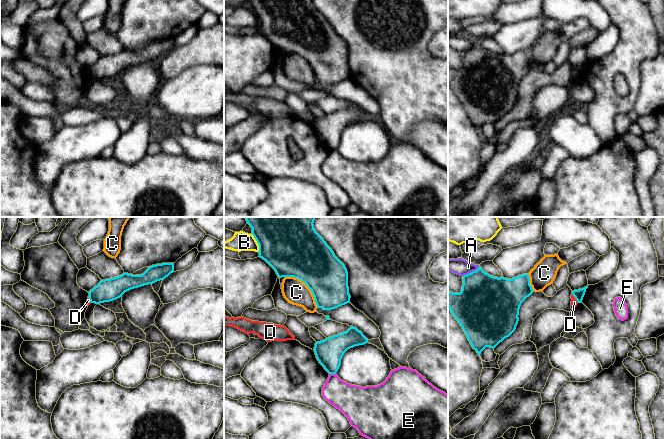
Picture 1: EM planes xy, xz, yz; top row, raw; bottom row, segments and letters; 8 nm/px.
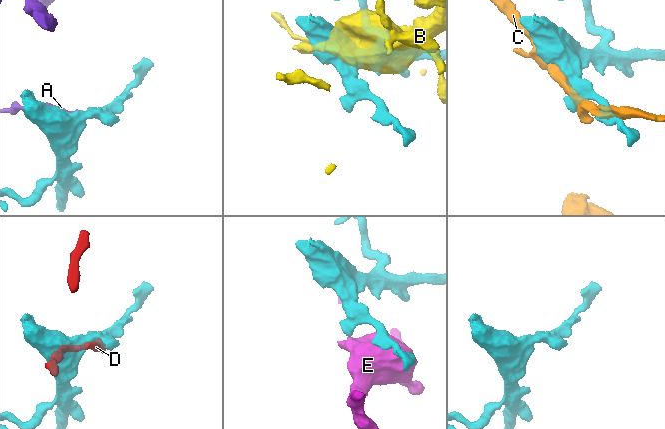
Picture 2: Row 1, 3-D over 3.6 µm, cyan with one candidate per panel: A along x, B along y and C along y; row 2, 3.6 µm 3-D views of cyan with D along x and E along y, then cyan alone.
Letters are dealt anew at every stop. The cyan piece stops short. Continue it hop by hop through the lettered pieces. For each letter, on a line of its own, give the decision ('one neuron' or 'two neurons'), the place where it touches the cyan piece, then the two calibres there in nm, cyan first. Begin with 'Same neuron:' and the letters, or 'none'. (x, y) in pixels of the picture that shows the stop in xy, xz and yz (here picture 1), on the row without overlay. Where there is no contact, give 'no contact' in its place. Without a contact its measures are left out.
Same neuron: none
A: two neurons; meets cyan in yz at (471, 48); 400 nm thick on the cyan side, 140 nm on the other
B: two neurons; meets cyan in xz at (257, 18); 400 nm thick on the cyan side, 160 nm on the other
C: two neurons; meets cyan in xz at (307, 62); 380 nm thick on the cyan side, 200 nm on the other
D: two neurons; meets cyan in yz at (575, 74); 80 nm thick on the cyan side, 50 nm on the other
E: two neurons; meets cyan in xz at (332, 149); 220 nm thick on the cyan side, 240 nm on the other

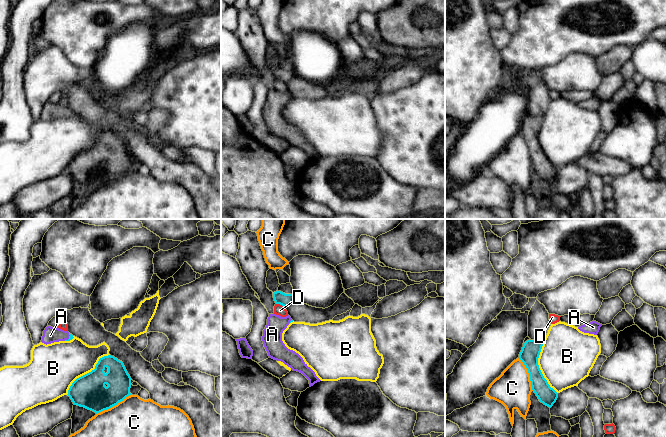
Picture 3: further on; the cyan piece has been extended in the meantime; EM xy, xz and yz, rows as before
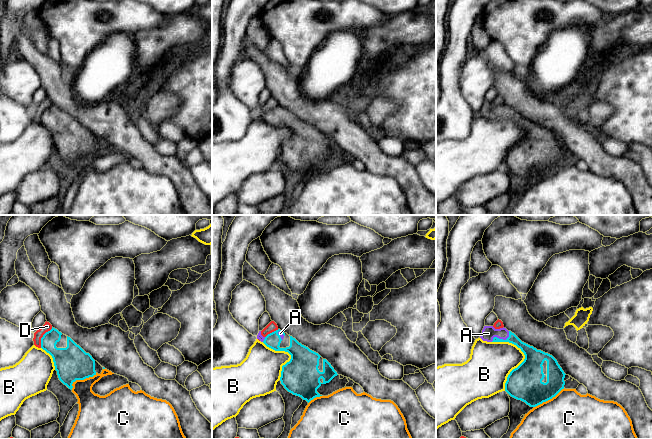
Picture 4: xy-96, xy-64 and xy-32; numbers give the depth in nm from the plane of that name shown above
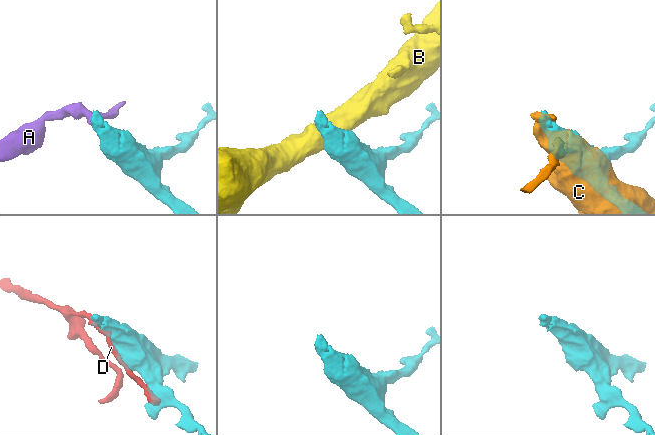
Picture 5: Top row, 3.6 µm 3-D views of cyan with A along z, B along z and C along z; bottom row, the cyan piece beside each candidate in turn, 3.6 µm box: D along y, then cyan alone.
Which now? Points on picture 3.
Same neuron: A
A: one neuron; meets cyan in xy at (69, 114); 40 nm thick on the cyan side, 130 nm on the other
B: two neurons; meets cyan in yz at (538, 142); 150 nm thick on the cyan side, 440 nm on the other
C: two neurons; meets cyan in xy at (113, 181); 280 nm thick on the cyan side, 480 nm on the other
D: two neurons; meets cyan in xz at (281, 80); 100 nm thick on the cyan side, 90 nm on the other

